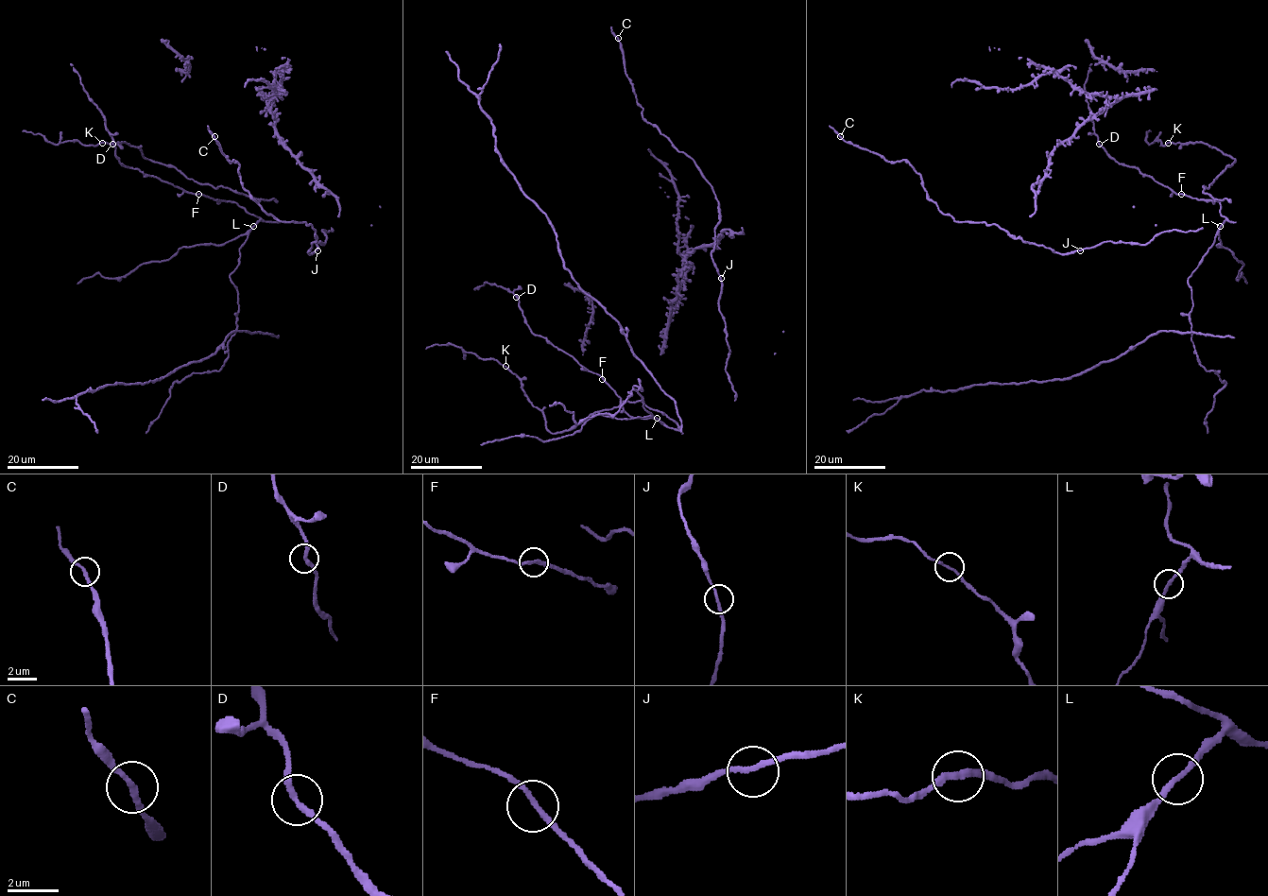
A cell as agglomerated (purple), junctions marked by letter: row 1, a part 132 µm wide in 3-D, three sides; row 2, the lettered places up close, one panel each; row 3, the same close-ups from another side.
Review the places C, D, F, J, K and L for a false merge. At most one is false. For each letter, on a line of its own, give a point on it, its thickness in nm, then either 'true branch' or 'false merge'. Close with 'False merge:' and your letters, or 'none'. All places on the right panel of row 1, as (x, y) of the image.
C: place (840, 136); calibre 220 nm; true branch
D: place (1099, 144); calibre 240 nm; true branch
F: place (1181, 194); calibre 200 nm; true branch
J: place (1080, 250); calibre 200 nm; true branch
K: place (1168, 143); calibre 220 nm; true branch
L: place (1220, 226); calibre 200 nm; true branch
False merge: none

